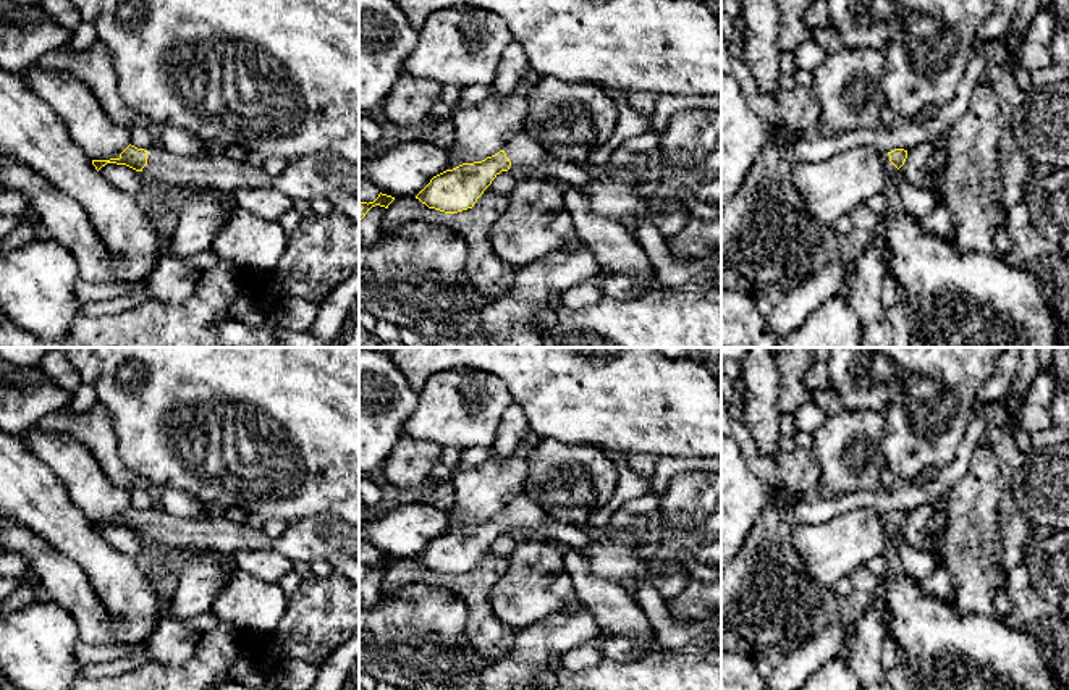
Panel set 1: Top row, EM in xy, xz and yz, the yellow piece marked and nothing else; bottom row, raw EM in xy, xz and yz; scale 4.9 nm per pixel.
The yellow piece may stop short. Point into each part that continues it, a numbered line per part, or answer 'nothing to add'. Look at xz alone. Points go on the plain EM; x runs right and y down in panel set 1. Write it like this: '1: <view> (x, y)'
1: xz (523, 513)

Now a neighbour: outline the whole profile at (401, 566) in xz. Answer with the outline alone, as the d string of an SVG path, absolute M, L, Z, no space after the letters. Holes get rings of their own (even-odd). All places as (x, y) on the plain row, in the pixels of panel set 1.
M490 548L472 570L458 575L429 570L416 559L398 559L388 567L382 579L380 596L390 596L417 580L458 593L467 609L464 635L469 648L492 659L505 654L514 645L518 632L500 622L490 606L492 588L506 569L508 557L496 556Z

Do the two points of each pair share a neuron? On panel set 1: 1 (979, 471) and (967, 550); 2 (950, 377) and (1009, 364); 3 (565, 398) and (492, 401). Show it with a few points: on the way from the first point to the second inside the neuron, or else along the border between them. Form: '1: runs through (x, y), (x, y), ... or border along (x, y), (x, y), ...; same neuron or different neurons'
1: runs through (979, 490), (971, 504), (971, 530); same neuron
2: border along (997, 364), (977, 393), (977, 401); different neurons
3: border along (487, 372), (507, 387), (513, 399); different neurons

